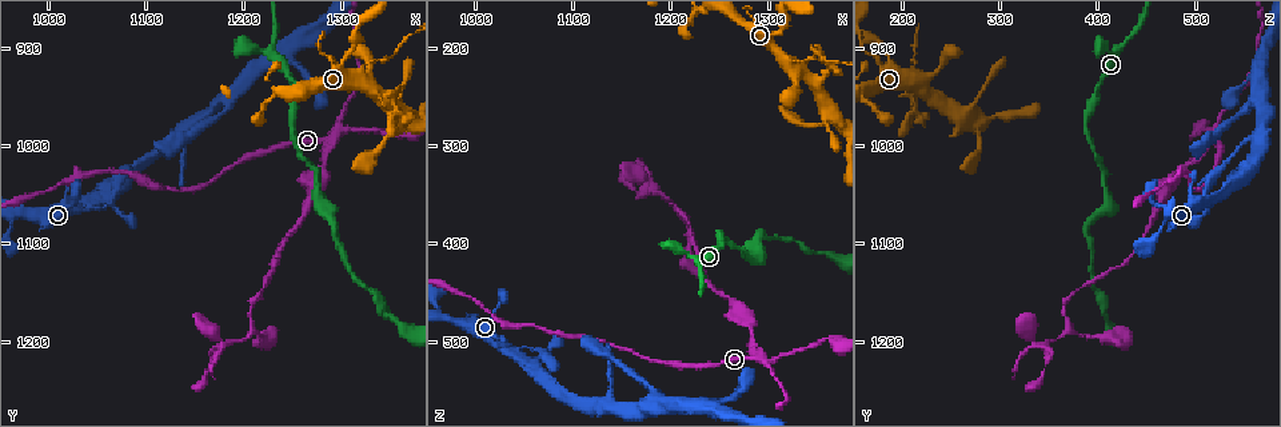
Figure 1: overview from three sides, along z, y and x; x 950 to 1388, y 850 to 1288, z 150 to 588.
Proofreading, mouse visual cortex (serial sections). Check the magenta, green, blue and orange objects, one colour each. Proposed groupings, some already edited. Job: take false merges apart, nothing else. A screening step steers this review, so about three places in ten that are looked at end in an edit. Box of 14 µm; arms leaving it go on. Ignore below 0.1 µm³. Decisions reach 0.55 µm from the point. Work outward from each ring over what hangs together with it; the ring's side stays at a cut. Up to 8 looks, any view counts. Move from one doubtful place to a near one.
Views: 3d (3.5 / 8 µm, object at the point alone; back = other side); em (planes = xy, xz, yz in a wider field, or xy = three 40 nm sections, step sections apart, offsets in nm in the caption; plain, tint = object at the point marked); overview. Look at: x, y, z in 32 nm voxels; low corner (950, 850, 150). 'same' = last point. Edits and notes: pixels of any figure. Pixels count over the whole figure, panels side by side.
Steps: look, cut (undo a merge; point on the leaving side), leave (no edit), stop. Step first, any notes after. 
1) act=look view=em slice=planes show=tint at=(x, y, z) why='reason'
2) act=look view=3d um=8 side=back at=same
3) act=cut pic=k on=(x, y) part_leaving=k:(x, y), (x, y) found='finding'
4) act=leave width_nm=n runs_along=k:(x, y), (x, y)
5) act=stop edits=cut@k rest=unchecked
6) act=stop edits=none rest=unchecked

act=look view=3d um=3.5 side=back at=(1300, 985, 525) why='three arms meet'

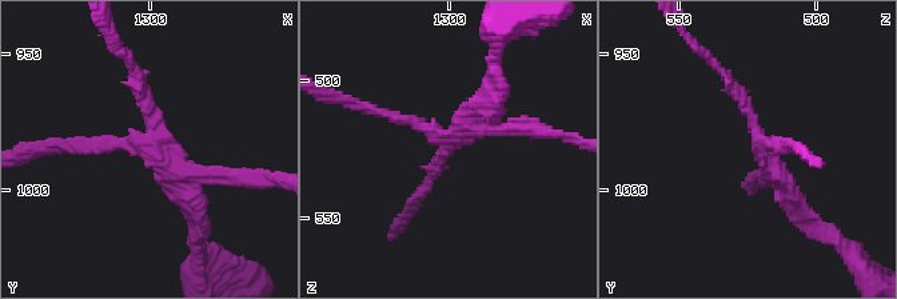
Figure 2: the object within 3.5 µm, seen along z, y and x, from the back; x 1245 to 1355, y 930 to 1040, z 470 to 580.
act=look view=em slice=xy step=3 show=tint at=(1299, 983, 520) arms=3 arm_widths_nm=150,150,200 why='need the tissue'

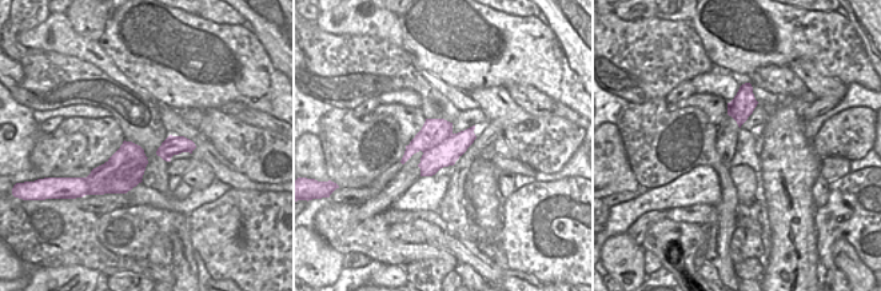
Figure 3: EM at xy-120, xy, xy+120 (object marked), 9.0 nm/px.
act=look view=em slice=xy step=5 show=tint at=same why='another direction'

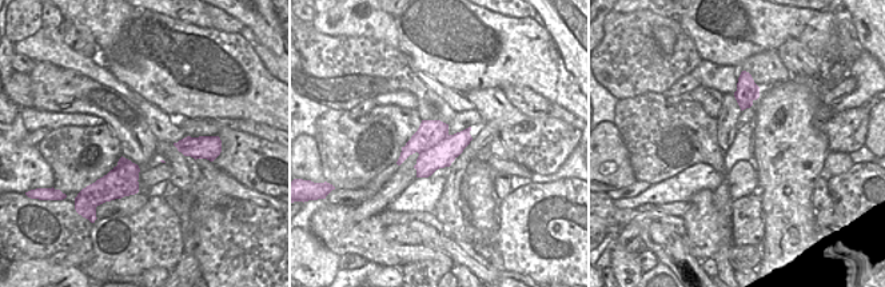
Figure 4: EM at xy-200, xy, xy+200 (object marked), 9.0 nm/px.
act=cut pic=2 on=(497, 98) part_leaving=2:(497, 120), (497, 35) found='a second cell is stuck on'

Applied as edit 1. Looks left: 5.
act=look view=overview

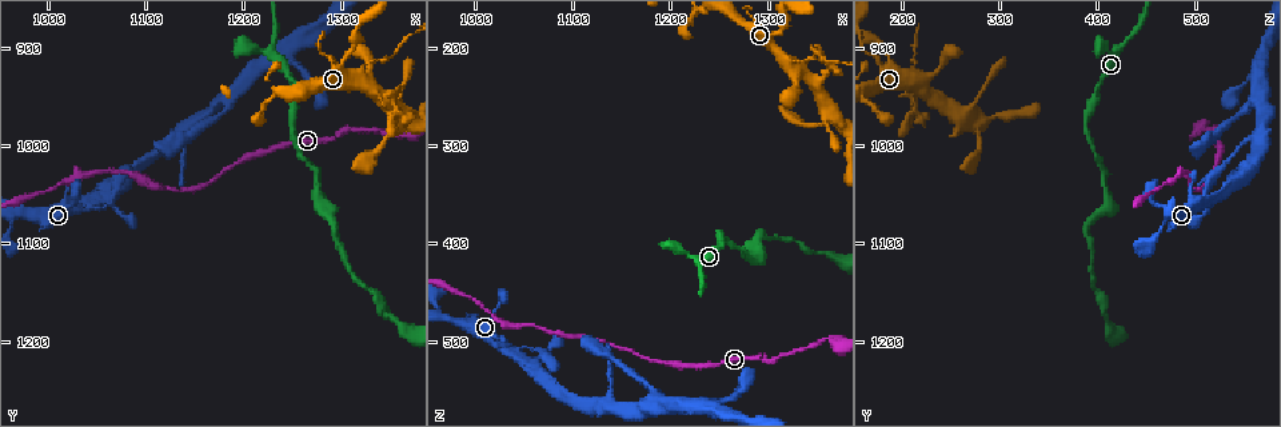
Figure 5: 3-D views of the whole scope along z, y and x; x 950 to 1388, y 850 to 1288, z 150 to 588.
act=look view=3d um=3.5 at=(1040, 1065, 510) why='arms part here'

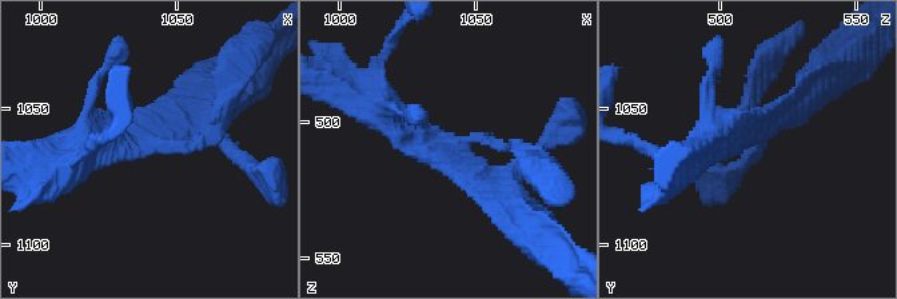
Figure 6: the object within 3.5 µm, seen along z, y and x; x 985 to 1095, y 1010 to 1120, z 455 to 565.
act=look view=em slice=xy step=5 show=plain at=(1038, 1062, 509) why='shape alone is not enough'

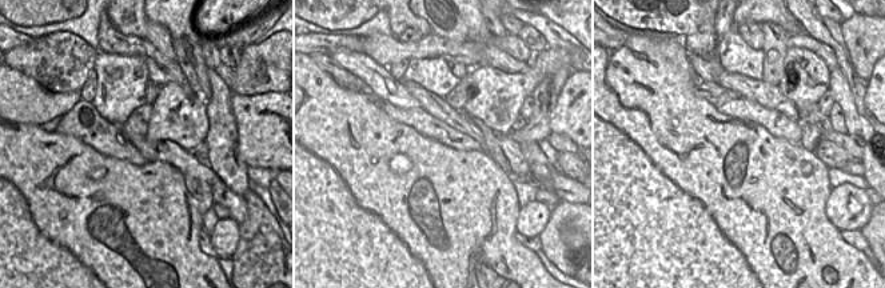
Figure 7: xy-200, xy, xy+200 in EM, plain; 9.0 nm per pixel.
act=look view=em slice=xy step=5 show=tint at=same why='with the object marked'

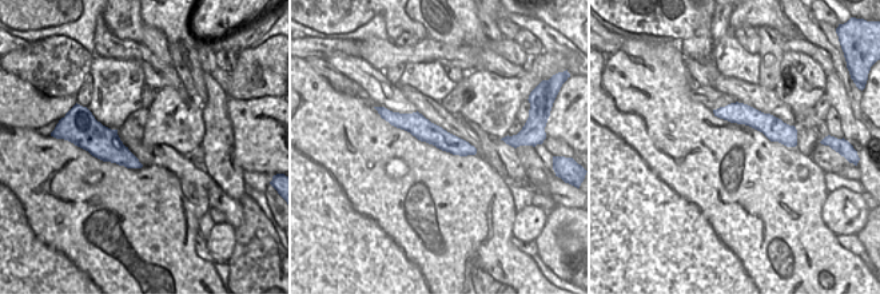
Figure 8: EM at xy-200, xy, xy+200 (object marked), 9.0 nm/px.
act=leave runs_along=6:(377, 96), (426, 138), (519, 151) found='all the same cell'

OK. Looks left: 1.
act=stop edits=cut@2 rest=unchecked

